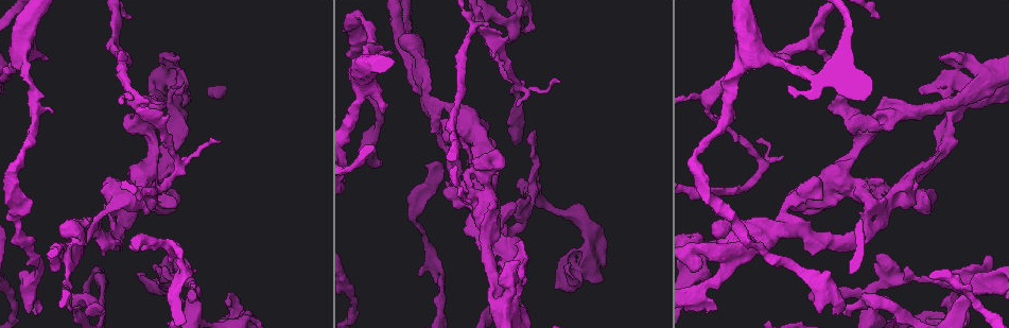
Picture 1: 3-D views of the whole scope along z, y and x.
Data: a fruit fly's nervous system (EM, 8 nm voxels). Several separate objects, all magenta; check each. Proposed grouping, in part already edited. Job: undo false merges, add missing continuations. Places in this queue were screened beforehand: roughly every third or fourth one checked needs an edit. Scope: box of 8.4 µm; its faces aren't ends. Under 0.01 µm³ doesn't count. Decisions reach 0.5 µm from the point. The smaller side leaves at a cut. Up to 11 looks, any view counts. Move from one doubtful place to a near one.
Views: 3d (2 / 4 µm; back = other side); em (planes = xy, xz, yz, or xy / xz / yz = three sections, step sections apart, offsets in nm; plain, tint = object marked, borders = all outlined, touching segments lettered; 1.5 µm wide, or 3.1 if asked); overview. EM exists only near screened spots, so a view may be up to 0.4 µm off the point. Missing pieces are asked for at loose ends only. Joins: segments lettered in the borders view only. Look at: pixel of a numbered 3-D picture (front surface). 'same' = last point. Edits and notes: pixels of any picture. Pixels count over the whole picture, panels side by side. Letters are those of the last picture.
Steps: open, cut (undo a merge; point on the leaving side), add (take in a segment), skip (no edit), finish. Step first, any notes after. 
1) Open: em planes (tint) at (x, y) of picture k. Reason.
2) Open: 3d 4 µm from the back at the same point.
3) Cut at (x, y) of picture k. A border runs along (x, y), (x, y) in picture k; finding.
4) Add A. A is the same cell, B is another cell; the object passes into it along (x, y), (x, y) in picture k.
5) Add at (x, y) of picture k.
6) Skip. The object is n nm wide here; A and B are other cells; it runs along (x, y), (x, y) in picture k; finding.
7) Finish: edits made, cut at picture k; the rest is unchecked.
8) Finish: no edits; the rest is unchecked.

Open: 3d 2 µm at (141, 246) of picture 1. Abrupt turn.

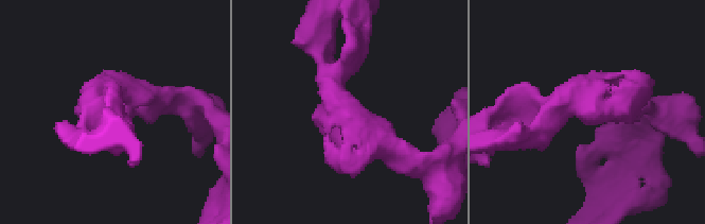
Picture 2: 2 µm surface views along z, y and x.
Open: em planes (plain) at (338, 141) of picture 2. Need the tissue.

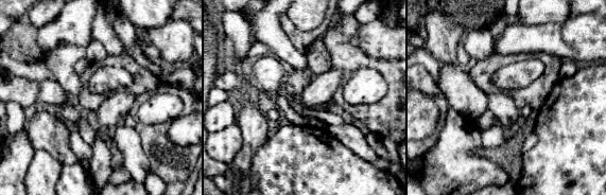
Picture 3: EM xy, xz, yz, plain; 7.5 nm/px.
Open: em planes (borders) at the same point.

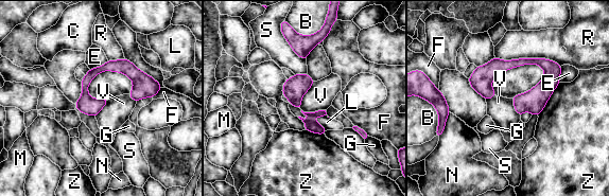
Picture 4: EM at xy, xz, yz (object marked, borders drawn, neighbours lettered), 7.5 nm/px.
Skip. The longest contact is with R, 500 nm; B, C, E, F, G, L, M, N, R, S, V and Z are other cells; a border runs along (314, 82), (301, 99), (303, 112) in picture 4; all the same neuron.

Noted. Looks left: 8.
Open: 3d 4 µm at (38, 312) of picture 1. End of a long branch.

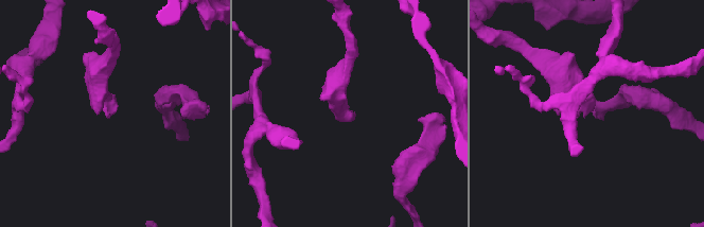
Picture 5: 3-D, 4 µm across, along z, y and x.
Open: em xz step 4 (borders) at (579, 115) of picture 5. Need the tissue.

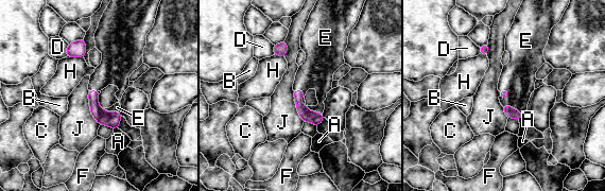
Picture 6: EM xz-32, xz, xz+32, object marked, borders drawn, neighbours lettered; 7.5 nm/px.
Add E. E is the same cell, A, B, C, D, F, H and J are other cells; it goes on there.

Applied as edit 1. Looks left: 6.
Open: overview. Redraw.

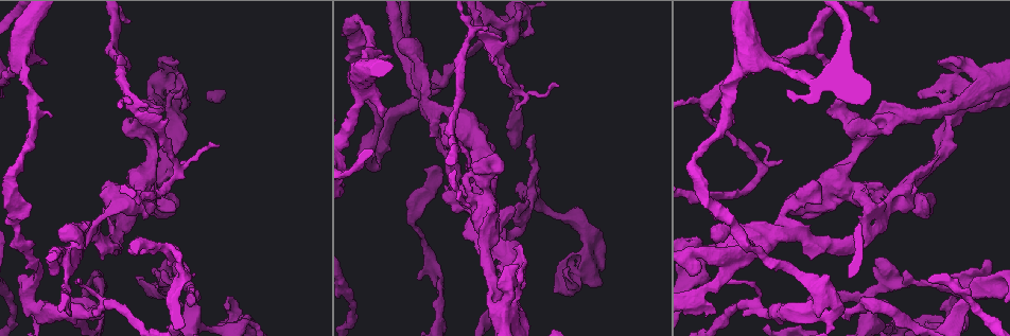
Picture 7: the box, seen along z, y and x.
Open: 3d 4 µm at (99, 282) of picture 7. Three-way junction.

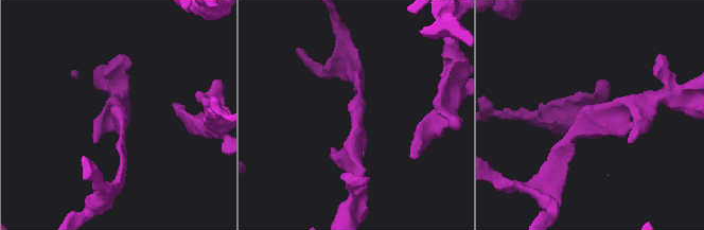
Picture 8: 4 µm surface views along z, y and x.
Open: em planes (plain) at (589, 115) of picture 8. 3 arms meet here; shape alone is not enough.

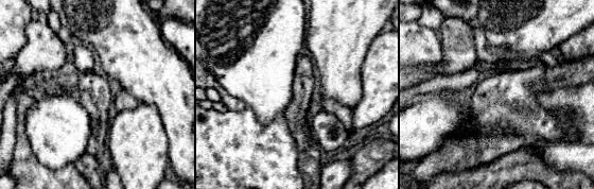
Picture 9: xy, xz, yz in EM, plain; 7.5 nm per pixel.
Open: em planes (borders) at the same point. What lies round it.

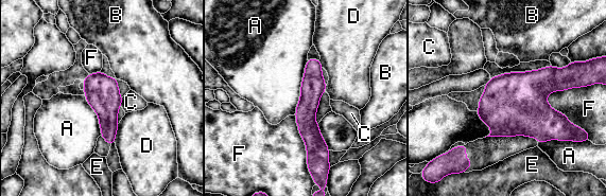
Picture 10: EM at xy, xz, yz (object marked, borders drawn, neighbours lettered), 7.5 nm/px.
Skip. A, B, C, D, E and F are other cells; it runs along (313, 60), (309, 130), (314, 156) in picture 10; all the same neuron.

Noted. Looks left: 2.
Open: 3d 2 µm at (884, 206) of picture 7. Sudden change in width.

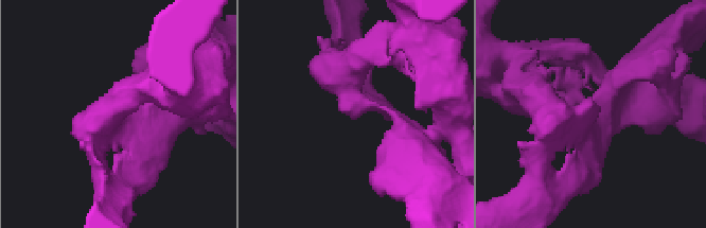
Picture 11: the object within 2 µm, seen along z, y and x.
Open: em planes (borders) at (589, 112) of picture 11.

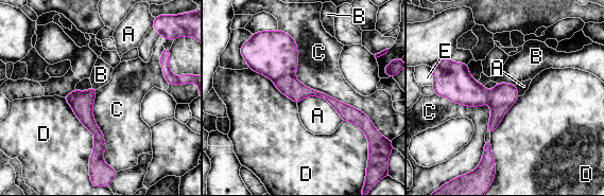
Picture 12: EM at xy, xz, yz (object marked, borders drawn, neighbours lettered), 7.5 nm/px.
Cut at (272, 53) of picture 12. The longest contact is with C, 1000 nm; A, B, C, D and E are other cells; a second neuron is stuck on.

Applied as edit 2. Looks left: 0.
Finish: edits made, add at picture 6, cut at picture 12; the rest is unchecked.

